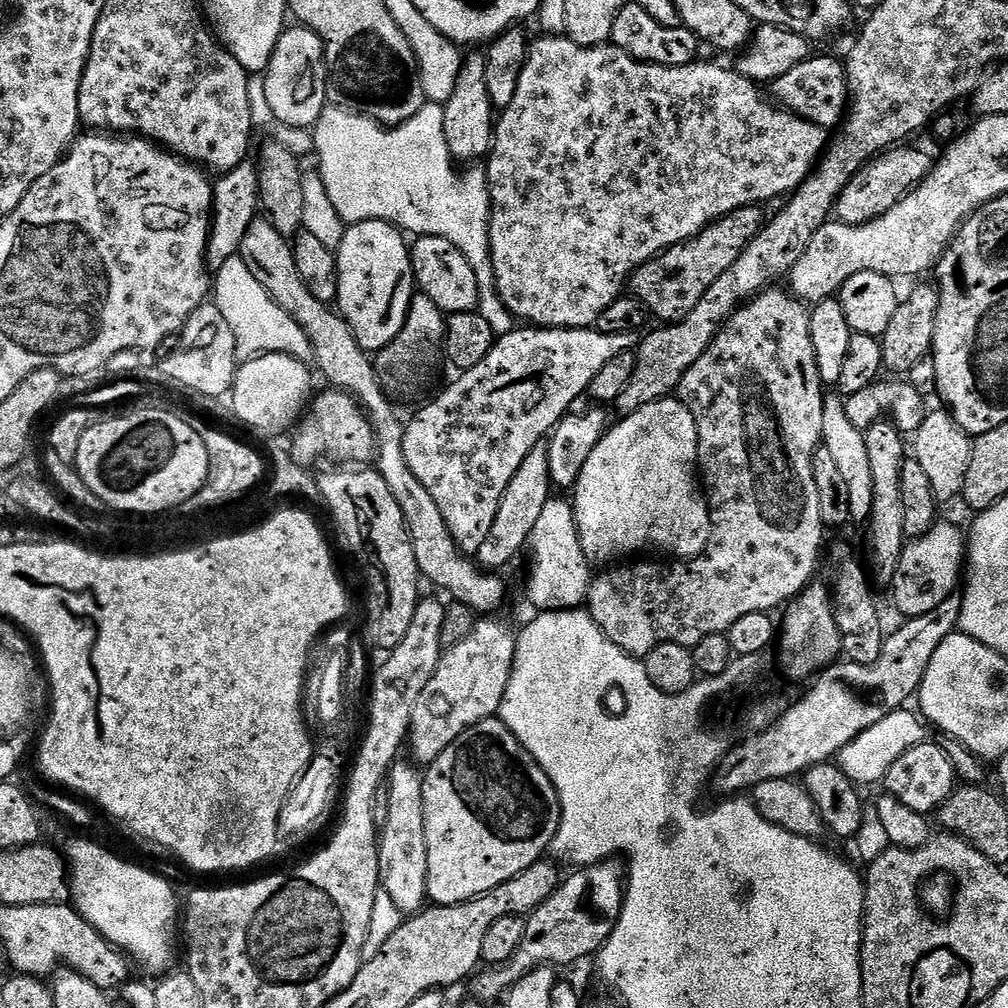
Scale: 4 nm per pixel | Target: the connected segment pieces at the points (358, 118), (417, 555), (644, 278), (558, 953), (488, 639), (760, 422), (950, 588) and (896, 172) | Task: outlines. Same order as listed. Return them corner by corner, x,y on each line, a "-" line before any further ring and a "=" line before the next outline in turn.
425,103
418,110
418,114
395,126
382,125
368,116
353,114
347,108
328,106
318,118
314,133
314,156
320,159
320,180
324,183
329,206
344,219
343,223
350,225
357,220
381,220
394,225
405,234
413,232
413,237
416,238
437,236
446,238
446,242
454,242
454,246
462,250
462,258
470,262
474,278
478,278
480,316
490,322
490,330
494,330
498,338
513,332
518,321
498,294
494,266
490,258
488,223
492,217
492,203
488,197
488,177
485,169
480,166
469,167
472,168
469,172
456,172
457,165
446,146
444,105
=
257,218
250,222
250,228
246,230
246,238
242,238
242,246
238,255
246,262
246,270
250,270
250,274
254,274
254,278
258,278
258,282
262,282
262,286
268,291
272,301
282,310
286,310
286,314
290,314
290,318
294,318
294,322
298,322
298,326
302,326
302,330
308,335
308,340
312,343
314,364
318,372
318,367
320,367
321,374
329,380
327,383
331,387
339,388
342,392
349,392
363,408
364,413
367,414
368,421
376,432
374,468
380,473
382,482
386,482
386,486
390,486
390,494
394,494
394,502
398,502
398,510
402,510
402,518
406,522
406,530
410,534
410,542
414,546
414,562
418,562
421,577
427,583
429,580
434,587
441,588
446,595
452,596
448,598
451,598
455,603
465,604
467,608
472,609
477,614
499,613
496,611
504,604
503,582
496,577
499,575
481,568
475,559
469,558
460,551
460,547
456,545
446,526
446,518
442,518
442,510
438,510
434,498
430,498
430,490
426,490
426,486
422,486
422,482
418,482
418,478
414,478
414,470
410,470
410,466
406,466
406,454
402,450
405,421
400,420
395,406
388,401
389,393
380,382
380,373
376,371
373,357
365,352
364,348
354,338
350,326
339,311
333,310
327,304
318,302
318,298
314,298
314,294
310,294
306,282
302,282
302,274
298,274
298,266
294,266
294,254
289,237
278,234
278,230
274,230
274,226
267,218
=
760,206
734,210
732,215
723,216
713,224
708,224
694,239
675,244
654,259
648,260
638,271
632,273
631,295
651,315
653,312
660,319
657,321
677,324
679,320
686,318
686,314
690,314
690,310
694,310
694,306
698,306
698,302
702,302
706,290
710,290
710,286
714,286
714,282
718,282
718,278
722,278
722,274
726,274
726,270
734,266
734,262
738,262
748,243
764,227
764,210
=
615,859
603,864
589,864
581,867
573,876
565,875
557,884
554,894
542,902
526,919
526,938
522,946
504,964
497,964
487,970
480,970
471,977
471,995
481,1002
499,1001
524,975
541,966
576,964
587,956
595,957
600,947
608,941
620,917
624,905
626,868
=
500,618
477,619
472,633
441,655
436,672
426,682
426,690
422,690
418,706
414,706
410,729
411,759
417,765
432,764
450,742
478,722
491,720
499,713
512,673
518,636
506,621
496,619
=
772,286
753,296
751,300
740,305
736,313
724,323
724,329
714,338
714,342
686,370
678,389
678,399
686,405
690,414
694,414
694,422
698,430
698,472
702,477
702,487
708,498
708,513
712,519
712,536
701,556
691,557
687,562
672,562
676,564
655,564
652,560
644,560
641,564
624,562
619,566
609,567
600,577
591,581
586,597
586,611
592,615
594,622
604,631
606,638
614,642
626,654
643,658
663,644
681,644
683,648
690,648
702,638
719,632
728,633
730,626
738,622
738,618
755,612
771,613
772,608
787,605
796,599
808,587
812,576
816,572
816,563
820,560
820,547
824,544
826,529
822,522
822,510
818,510
818,486
814,484
814,454
821,447
824,435
822,434
822,410
824,409
825,385
820,383
818,362
814,358
814,342
810,336
810,312
805,301
796,299
791,291
=
938,522
925,536
909,539
904,545
904,553
900,555
896,577
890,585
892,600
901,617
921,616
934,610
934,606
941,602
946,602
946,598
957,591
965,568
966,536
960,533
958,525
=
893,146
883,154
871,159
863,168
857,172
856,177
840,191
840,196
834,205
834,216
841,224
868,224
872,220
877,220
879,216
886,214
904,196
907,196
912,189
920,185
934,167
933,157
928,157
920,148
904,148
908,146

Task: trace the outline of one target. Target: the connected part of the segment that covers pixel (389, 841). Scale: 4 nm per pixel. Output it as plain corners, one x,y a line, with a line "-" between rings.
397,759
388,771
386,785
390,796
384,827
378,832
380,846
380,887
405,914
415,914
425,907
426,890
426,814
424,813
424,778
421,769
407,759

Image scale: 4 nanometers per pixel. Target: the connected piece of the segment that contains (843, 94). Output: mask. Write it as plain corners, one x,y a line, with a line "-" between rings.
813,54
806,62
798,62
794,70
782,74
782,78
771,81
771,88
771,99
785,112
792,112
798,118
809,120
811,124
825,130
841,127
850,99
848,69
843,59
835,60
832,56

